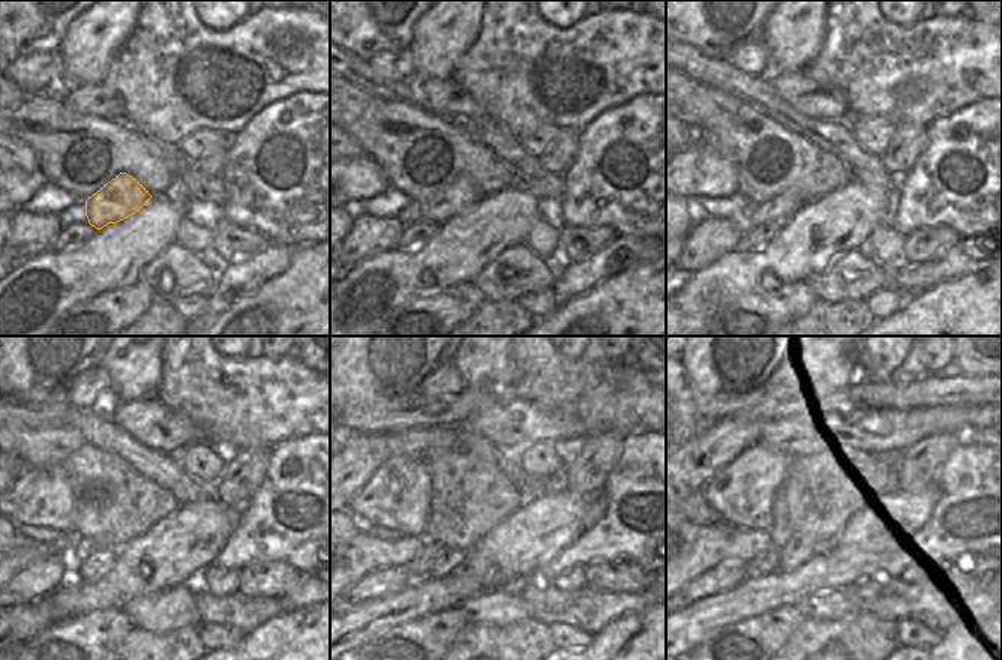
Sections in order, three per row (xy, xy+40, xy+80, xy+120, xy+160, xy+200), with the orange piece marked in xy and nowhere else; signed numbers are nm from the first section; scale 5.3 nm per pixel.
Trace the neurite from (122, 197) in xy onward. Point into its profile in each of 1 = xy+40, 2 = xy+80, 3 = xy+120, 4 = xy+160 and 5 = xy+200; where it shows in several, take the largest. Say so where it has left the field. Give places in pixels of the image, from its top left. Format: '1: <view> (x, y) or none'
1: xy+40 (458, 197)
2: xy+80 (780, 207)
3: xy+120 (84, 548)
4: xy+160 (420, 567)
5: xy+200 (762, 564)

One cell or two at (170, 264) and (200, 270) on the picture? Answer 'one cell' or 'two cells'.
one cell

